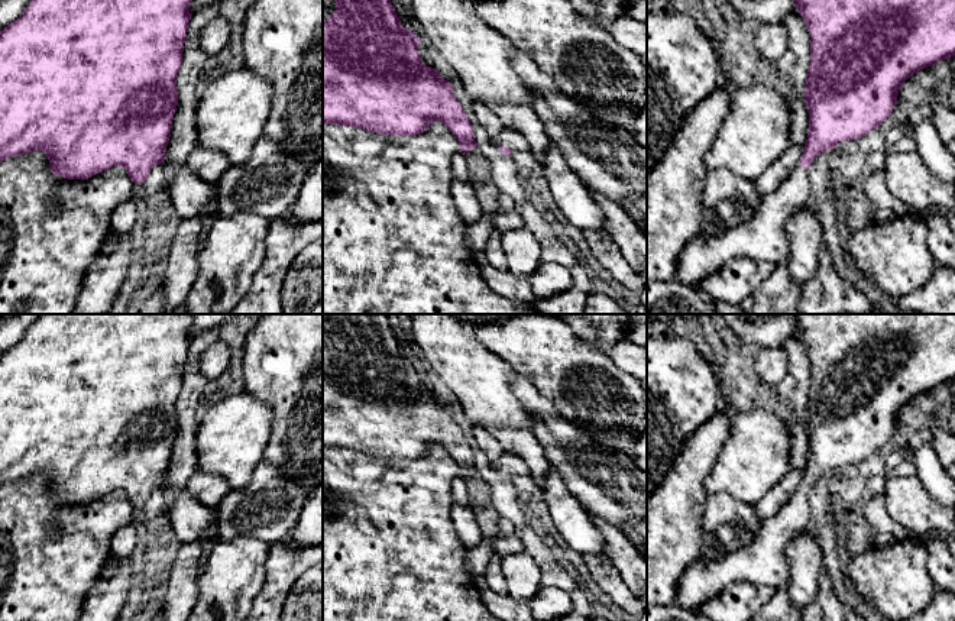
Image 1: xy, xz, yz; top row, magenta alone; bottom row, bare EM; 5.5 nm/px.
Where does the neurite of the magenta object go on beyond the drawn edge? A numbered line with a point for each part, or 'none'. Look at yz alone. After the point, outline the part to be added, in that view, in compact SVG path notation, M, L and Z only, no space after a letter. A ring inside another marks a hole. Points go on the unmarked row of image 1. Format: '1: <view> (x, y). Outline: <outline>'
1: yz (761, 560). Outline: M797 489L778 512L761 523L758 534L737 552L703 563L696 559L680 576L674 604L696 611L735 582L777 588L789 576L787 546L807 530L807 494Z

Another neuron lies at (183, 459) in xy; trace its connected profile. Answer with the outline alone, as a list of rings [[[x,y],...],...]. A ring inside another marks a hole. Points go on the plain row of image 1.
[[[218,327],[201,333],[190,343],[182,388],[177,401],[178,430],[172,444],[169,468],[165,473],[166,482],[161,488],[165,501],[164,517],[168,518],[174,498],[185,491],[188,479],[195,472],[195,437],[200,423],[195,410],[205,394],[208,382],[203,378],[198,363],[201,355],[217,340]]]

